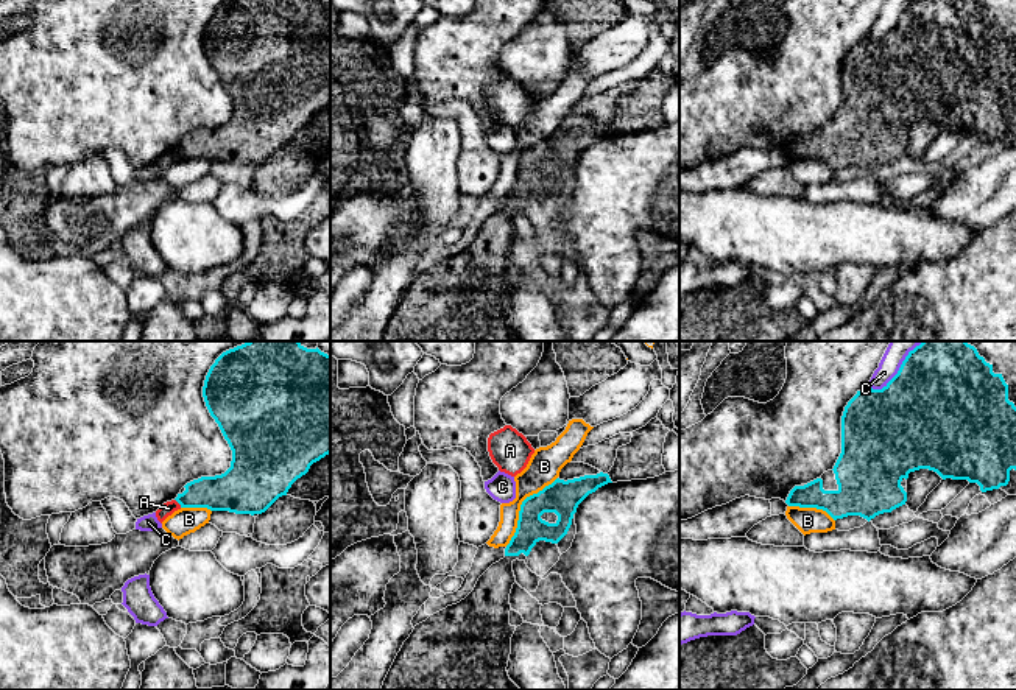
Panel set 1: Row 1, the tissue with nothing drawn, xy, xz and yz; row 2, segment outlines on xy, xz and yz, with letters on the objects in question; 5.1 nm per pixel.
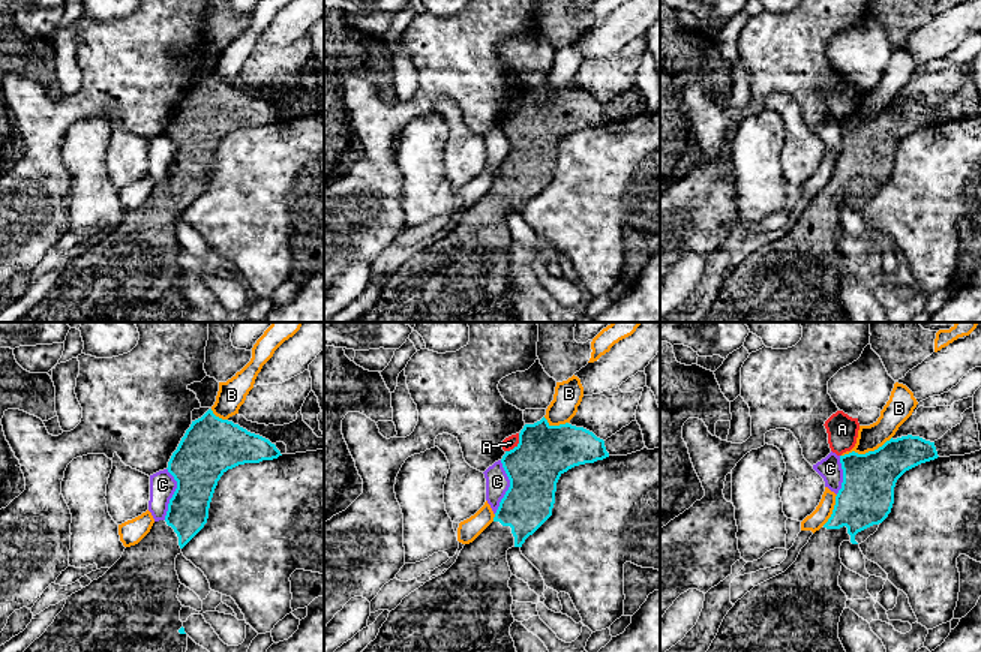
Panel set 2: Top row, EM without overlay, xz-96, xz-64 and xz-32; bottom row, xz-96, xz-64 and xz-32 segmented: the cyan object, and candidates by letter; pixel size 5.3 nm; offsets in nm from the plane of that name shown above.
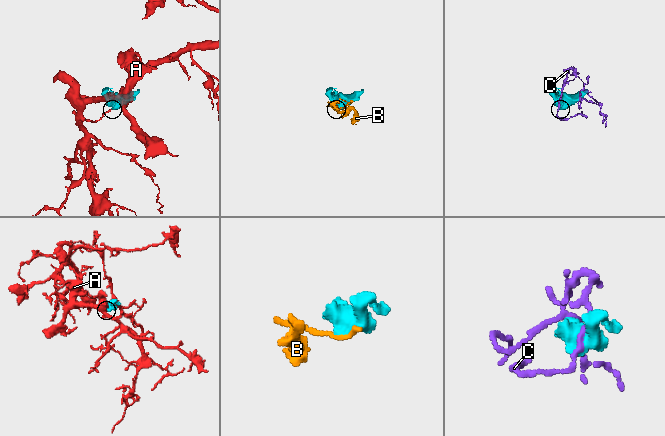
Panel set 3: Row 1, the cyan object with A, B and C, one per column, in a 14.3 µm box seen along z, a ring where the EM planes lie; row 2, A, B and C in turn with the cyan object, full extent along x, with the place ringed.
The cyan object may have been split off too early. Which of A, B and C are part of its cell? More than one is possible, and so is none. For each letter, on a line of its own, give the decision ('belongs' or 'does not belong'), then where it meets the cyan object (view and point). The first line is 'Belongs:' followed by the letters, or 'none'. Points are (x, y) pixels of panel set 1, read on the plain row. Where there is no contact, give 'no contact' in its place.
Belongs: none
A: does not belong; meets cyan in xy at (178, 153)
B: does not belong; meets cyan in xz at (521, 158)
C: does not belong; meets cyan in yz at (896, 25)

